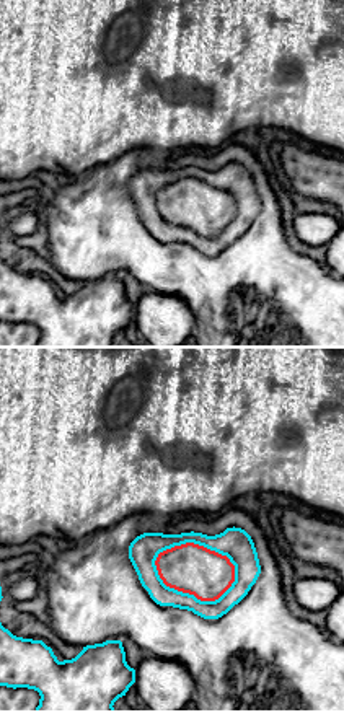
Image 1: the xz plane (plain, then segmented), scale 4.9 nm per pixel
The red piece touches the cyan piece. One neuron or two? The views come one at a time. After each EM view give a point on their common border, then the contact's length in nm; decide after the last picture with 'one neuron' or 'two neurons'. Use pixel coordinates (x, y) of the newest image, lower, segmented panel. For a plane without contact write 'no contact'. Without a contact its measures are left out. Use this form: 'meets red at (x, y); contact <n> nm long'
meets red at (189, 593); contact 420 nm long

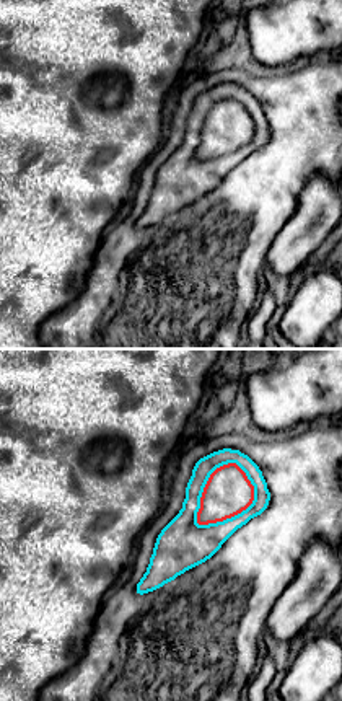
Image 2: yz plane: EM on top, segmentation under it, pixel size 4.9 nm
meets red at (204, 488); contact 360 nm long

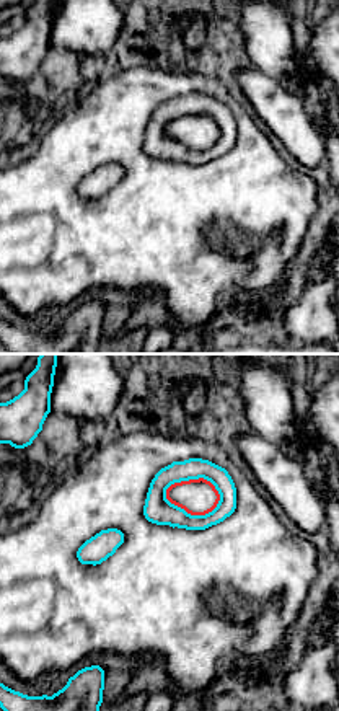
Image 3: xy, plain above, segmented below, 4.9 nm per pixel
meets red at (196, 480); contact 280 nm long

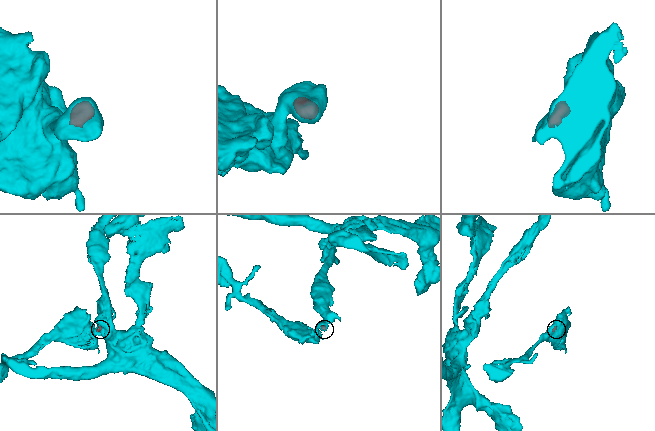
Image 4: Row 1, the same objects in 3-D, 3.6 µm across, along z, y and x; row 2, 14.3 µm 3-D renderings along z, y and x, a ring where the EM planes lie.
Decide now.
two neurons

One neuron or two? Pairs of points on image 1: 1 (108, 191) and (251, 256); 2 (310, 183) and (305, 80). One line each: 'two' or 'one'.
1: one
2: two

